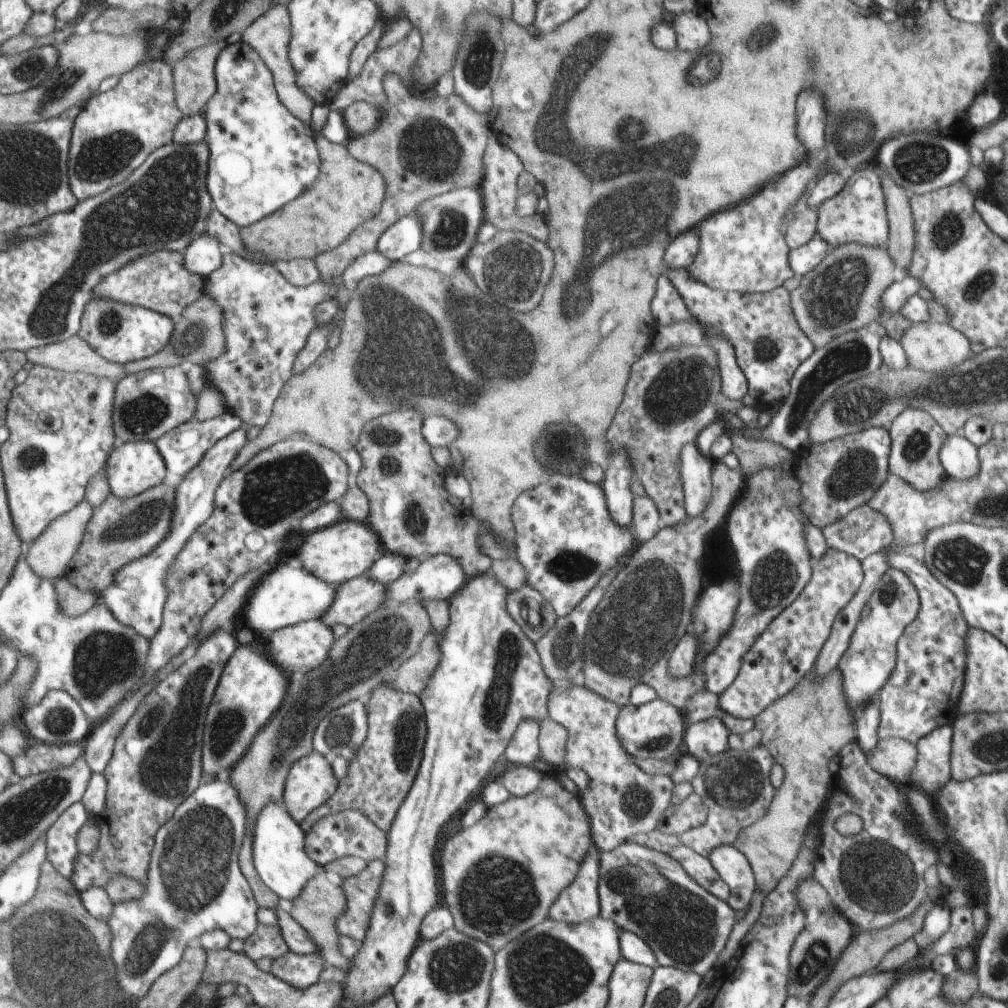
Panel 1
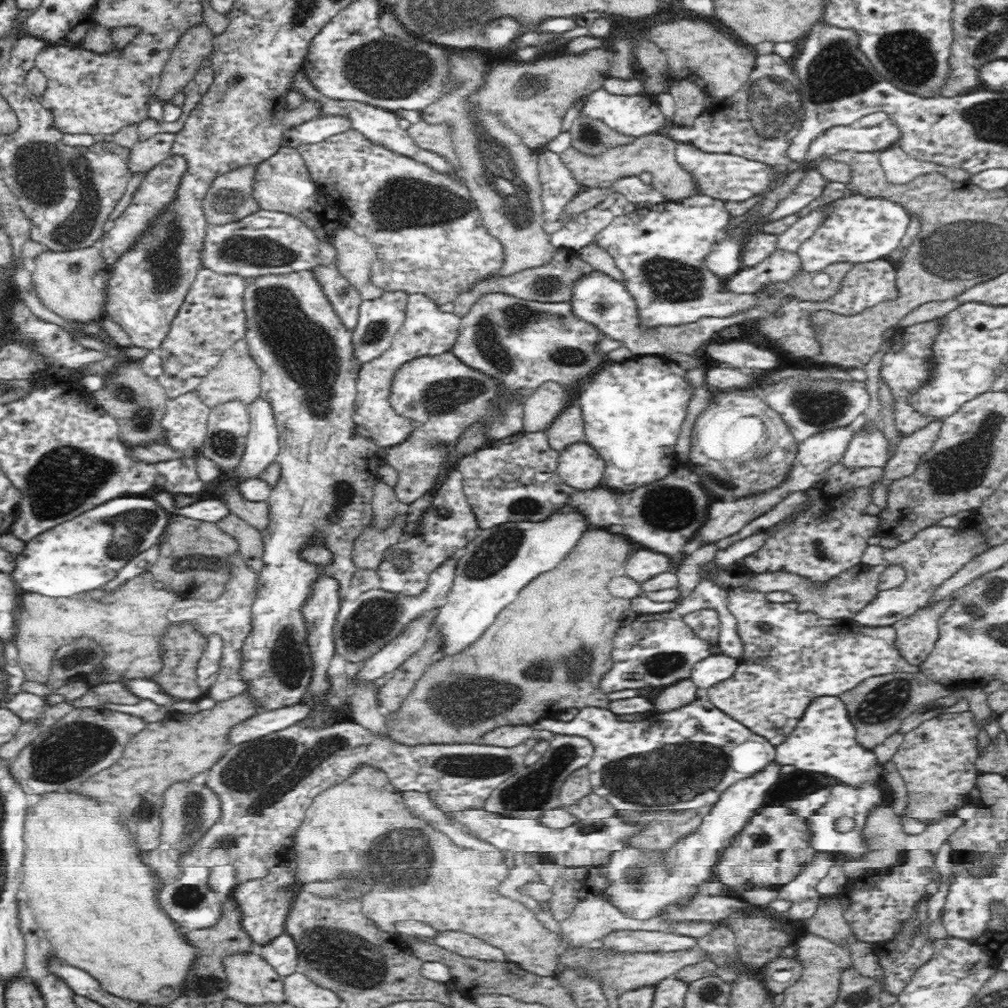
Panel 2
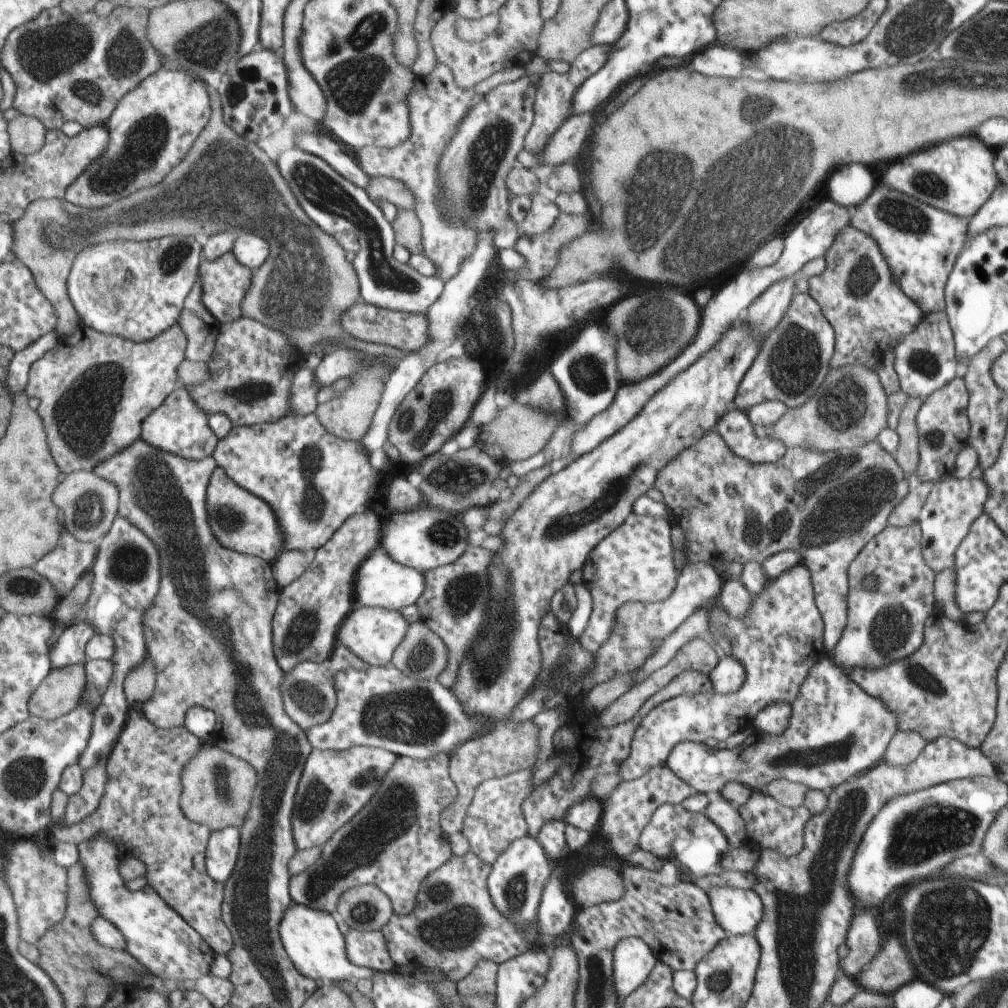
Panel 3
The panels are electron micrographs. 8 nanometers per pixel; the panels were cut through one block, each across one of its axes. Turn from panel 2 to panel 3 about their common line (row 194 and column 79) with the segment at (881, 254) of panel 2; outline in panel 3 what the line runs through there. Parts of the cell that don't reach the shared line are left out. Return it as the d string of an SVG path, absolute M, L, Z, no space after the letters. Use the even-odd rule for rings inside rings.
M101 834L89 842L81 842L79 852L79 862L87 868L91 896L101 910L101 918L107 918L123 932L123 952L131 954L159 980L187 982L209 976L217 952L195 928L191 928L191 924L187 924L187 920L183 920L183 916L179 916L179 912L167 900L163 900L163 896L159 896L153 886L147 886L139 892L131 892L125 886L125 880L119 872L117 844L111 842L107 834Z

